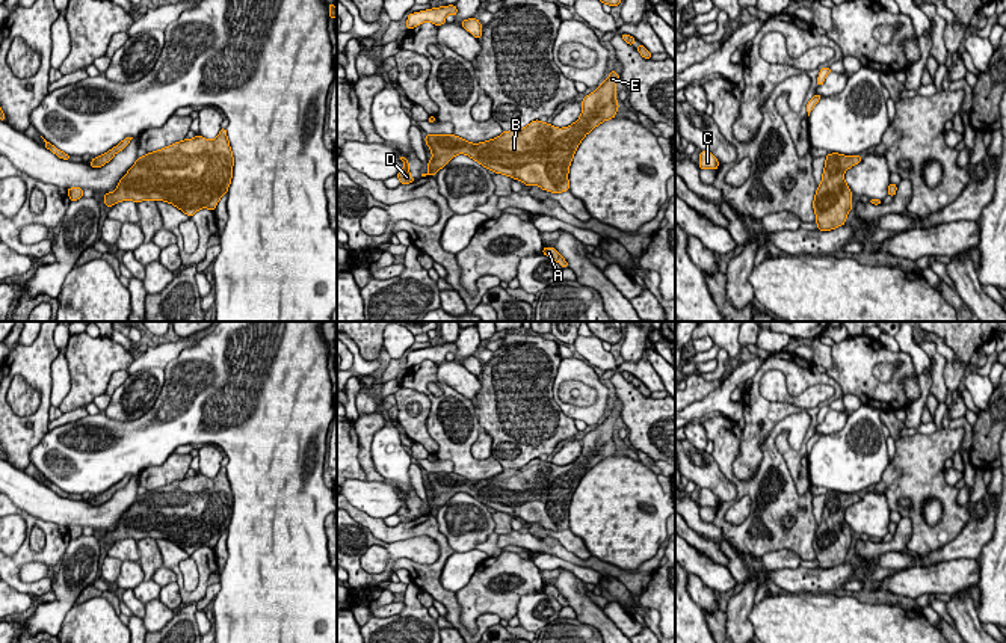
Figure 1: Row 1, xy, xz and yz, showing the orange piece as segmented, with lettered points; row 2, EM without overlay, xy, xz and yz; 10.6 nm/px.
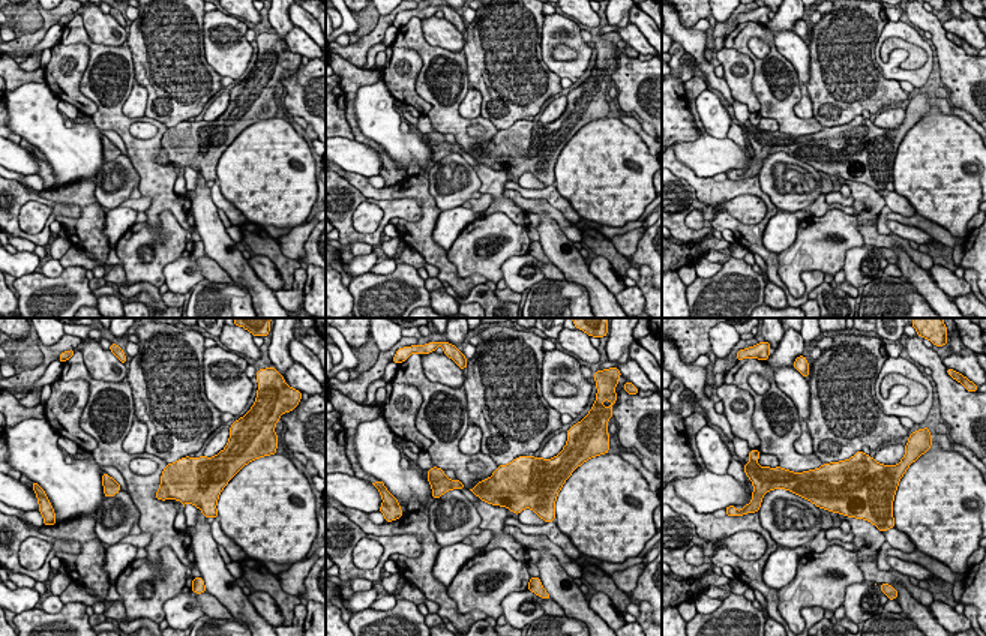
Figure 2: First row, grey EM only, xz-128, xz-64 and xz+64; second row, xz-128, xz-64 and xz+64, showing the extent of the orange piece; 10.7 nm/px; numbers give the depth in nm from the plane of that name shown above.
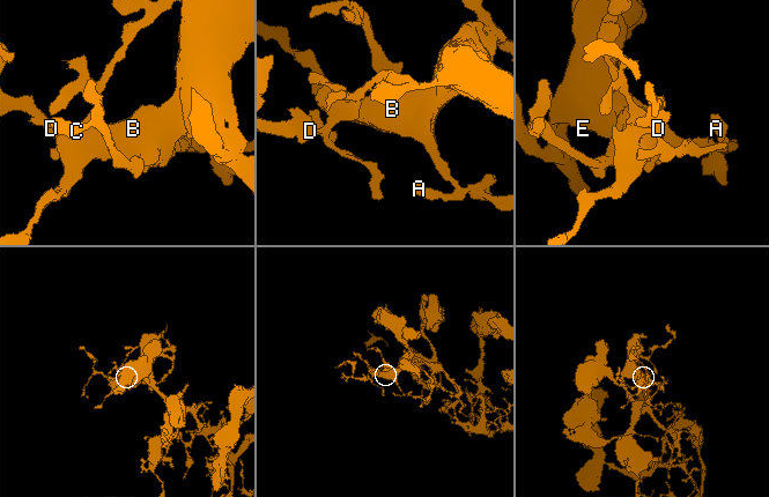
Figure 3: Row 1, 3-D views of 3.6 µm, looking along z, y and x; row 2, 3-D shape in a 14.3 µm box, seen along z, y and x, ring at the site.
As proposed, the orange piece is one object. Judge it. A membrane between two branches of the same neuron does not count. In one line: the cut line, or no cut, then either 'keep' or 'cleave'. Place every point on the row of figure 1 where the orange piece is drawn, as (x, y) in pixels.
cut none; keep

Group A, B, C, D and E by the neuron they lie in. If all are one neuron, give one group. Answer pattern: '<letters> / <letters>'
A B C D E

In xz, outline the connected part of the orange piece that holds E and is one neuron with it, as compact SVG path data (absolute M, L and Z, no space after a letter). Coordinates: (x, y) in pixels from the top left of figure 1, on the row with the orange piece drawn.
M613 69L601 86L583 98L582 115L569 127L557 128L536 119L521 130L505 130L480 143L455 134L426 134L424 142L432 158L427 163L429 172L421 177L435 177L455 155L465 154L486 169L520 180L526 186L535 184L553 193L566 192L569 165L580 142L597 125L615 118L619 109L618 80Z

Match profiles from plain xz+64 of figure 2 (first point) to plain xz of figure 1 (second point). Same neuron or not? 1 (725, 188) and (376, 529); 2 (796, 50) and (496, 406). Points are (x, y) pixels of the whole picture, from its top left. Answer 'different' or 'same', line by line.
1: same
2: different

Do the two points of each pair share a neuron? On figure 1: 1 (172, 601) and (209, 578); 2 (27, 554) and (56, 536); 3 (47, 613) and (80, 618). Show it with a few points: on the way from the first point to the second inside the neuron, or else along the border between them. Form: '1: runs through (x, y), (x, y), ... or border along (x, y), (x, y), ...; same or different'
1: border along (175, 581), (183, 603); different
2: runs through (37, 556), (43, 556), (53, 545); same
3: border along (76, 604), (59, 627); different

